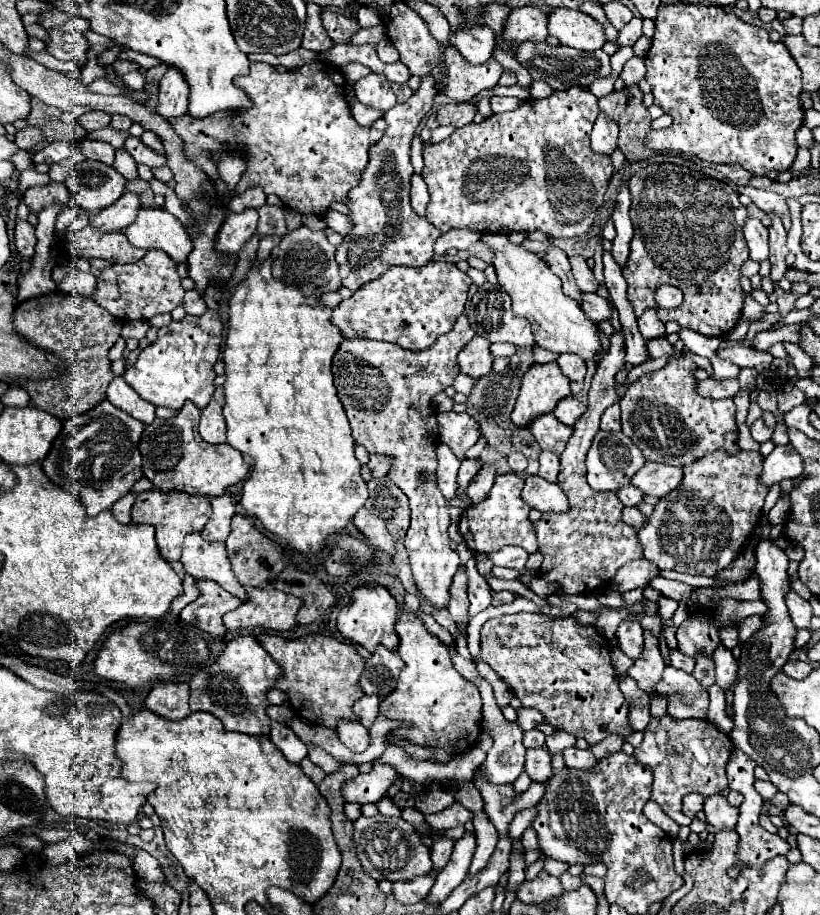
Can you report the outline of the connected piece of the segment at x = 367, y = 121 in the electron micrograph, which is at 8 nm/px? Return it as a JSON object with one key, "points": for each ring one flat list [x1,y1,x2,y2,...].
{"points":[[352,99,350,109,352,109,352,117,354,117,354,119,358,121,358,125,362,125,362,127,372,127,372,123,384,115,384,113,378,113,378,109,370,109,368,105,362,105,362,103,356,101,356,99]]}

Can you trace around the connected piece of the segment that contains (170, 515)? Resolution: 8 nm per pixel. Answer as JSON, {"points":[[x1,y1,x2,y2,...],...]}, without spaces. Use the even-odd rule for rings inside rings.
{"points":[[146,491,136,497,132,505,132,521,134,523,146,523,156,529,156,543,160,547,160,553,166,561,178,561,182,555,182,541,192,531,202,531,206,521,210,519,210,499,208,497,196,497,188,493,162,493,162,491]]}

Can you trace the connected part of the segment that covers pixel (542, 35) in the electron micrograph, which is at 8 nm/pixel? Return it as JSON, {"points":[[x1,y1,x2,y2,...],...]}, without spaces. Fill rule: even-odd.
{"points":[[526,5,514,9,502,33,504,41,544,41,548,37,548,11]]}

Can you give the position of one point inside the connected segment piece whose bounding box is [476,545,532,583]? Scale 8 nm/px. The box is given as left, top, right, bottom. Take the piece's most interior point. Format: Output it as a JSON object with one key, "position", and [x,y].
{"position":[510,556]}

